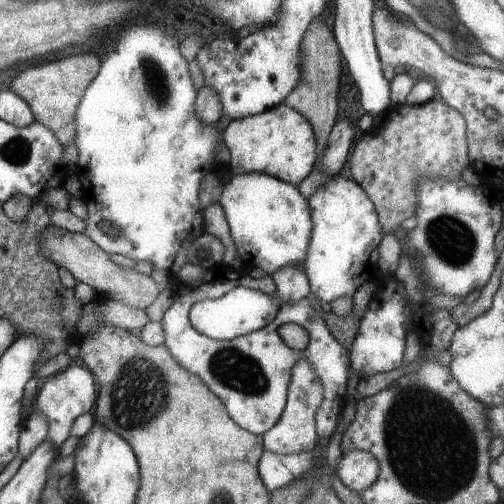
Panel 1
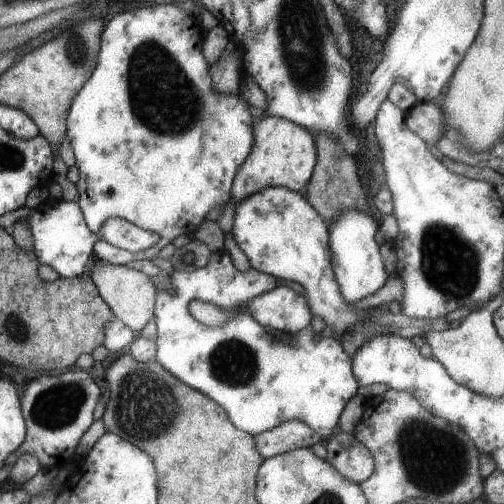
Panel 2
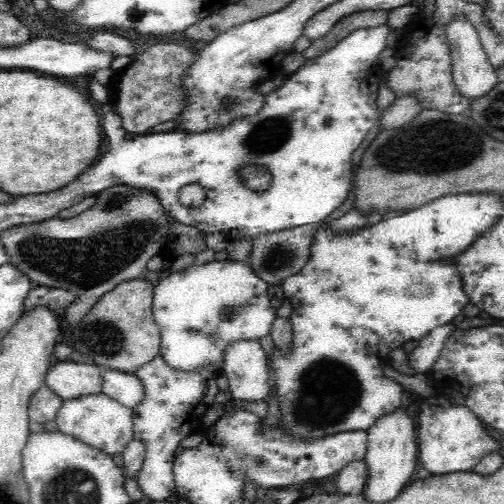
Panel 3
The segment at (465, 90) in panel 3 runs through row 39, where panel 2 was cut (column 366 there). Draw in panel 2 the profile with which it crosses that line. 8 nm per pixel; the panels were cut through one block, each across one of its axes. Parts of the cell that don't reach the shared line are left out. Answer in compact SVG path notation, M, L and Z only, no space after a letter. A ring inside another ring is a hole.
M347 432L333 434L329 440L325 440L325 450L327 450L325 460L347 480L361 484L375 470L373 454L353 434Z

